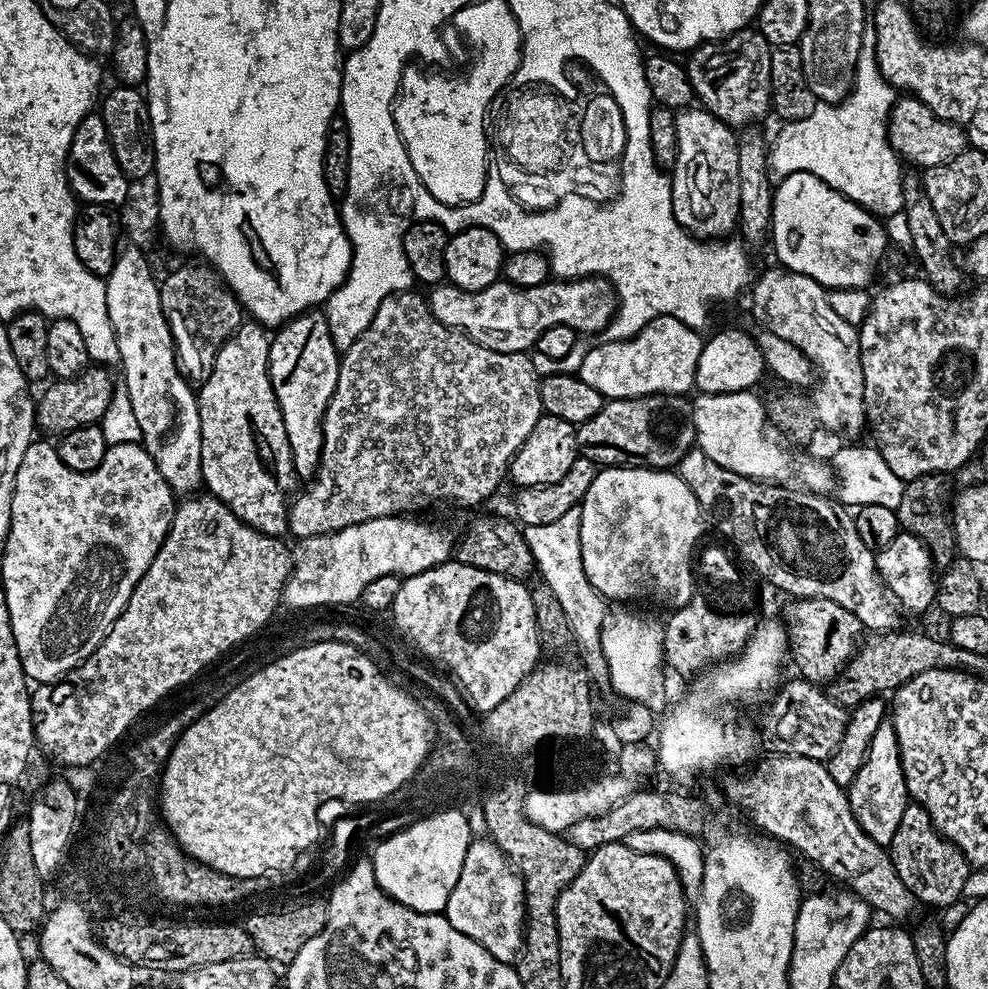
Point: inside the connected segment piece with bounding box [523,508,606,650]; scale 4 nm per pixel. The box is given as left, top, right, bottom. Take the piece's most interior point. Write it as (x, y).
(556, 552)

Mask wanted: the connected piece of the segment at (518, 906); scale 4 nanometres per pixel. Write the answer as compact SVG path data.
M491 838L473 839L462 862L462 874L448 899L443 915L454 930L474 938L498 962L515 965L522 951L522 937L526 923L524 880L511 860Z

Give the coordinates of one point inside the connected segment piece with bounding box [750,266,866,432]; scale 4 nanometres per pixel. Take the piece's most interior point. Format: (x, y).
(794, 306)

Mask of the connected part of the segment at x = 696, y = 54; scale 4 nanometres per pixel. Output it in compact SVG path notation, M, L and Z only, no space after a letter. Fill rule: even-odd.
M749 26L738 29L734 34L725 36L724 39L715 42L705 42L699 44L697 48L691 49L686 56L686 71L688 74L688 81L692 87L695 99L704 107L707 112L717 116L722 122L726 122L728 127L733 130L743 130L749 126L759 125L759 120L764 115L769 115L772 107L772 87L770 86L770 62L772 61L772 53L774 51L773 45L766 42L766 38L755 27Z

